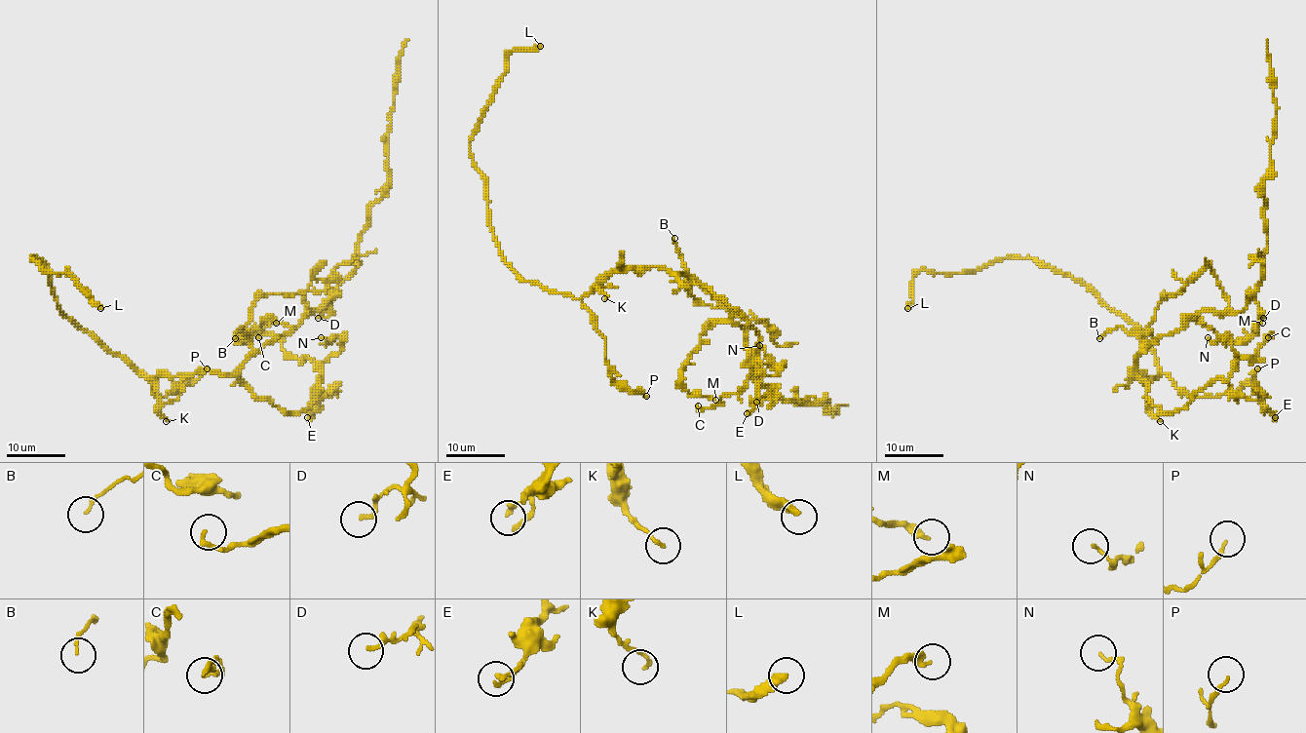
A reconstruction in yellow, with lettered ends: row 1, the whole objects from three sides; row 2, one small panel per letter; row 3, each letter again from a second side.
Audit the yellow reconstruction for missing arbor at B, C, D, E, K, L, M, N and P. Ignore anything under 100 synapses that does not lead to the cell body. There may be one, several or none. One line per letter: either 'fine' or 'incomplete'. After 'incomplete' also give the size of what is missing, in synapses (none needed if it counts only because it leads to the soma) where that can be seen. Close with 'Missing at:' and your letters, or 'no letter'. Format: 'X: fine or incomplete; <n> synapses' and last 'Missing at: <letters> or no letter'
B: fine
C: fine
D: fine
E: fine
K: fine
L: incomplete; 400 synapses
M: fine
N: fine
P: fine
Missing at: L

